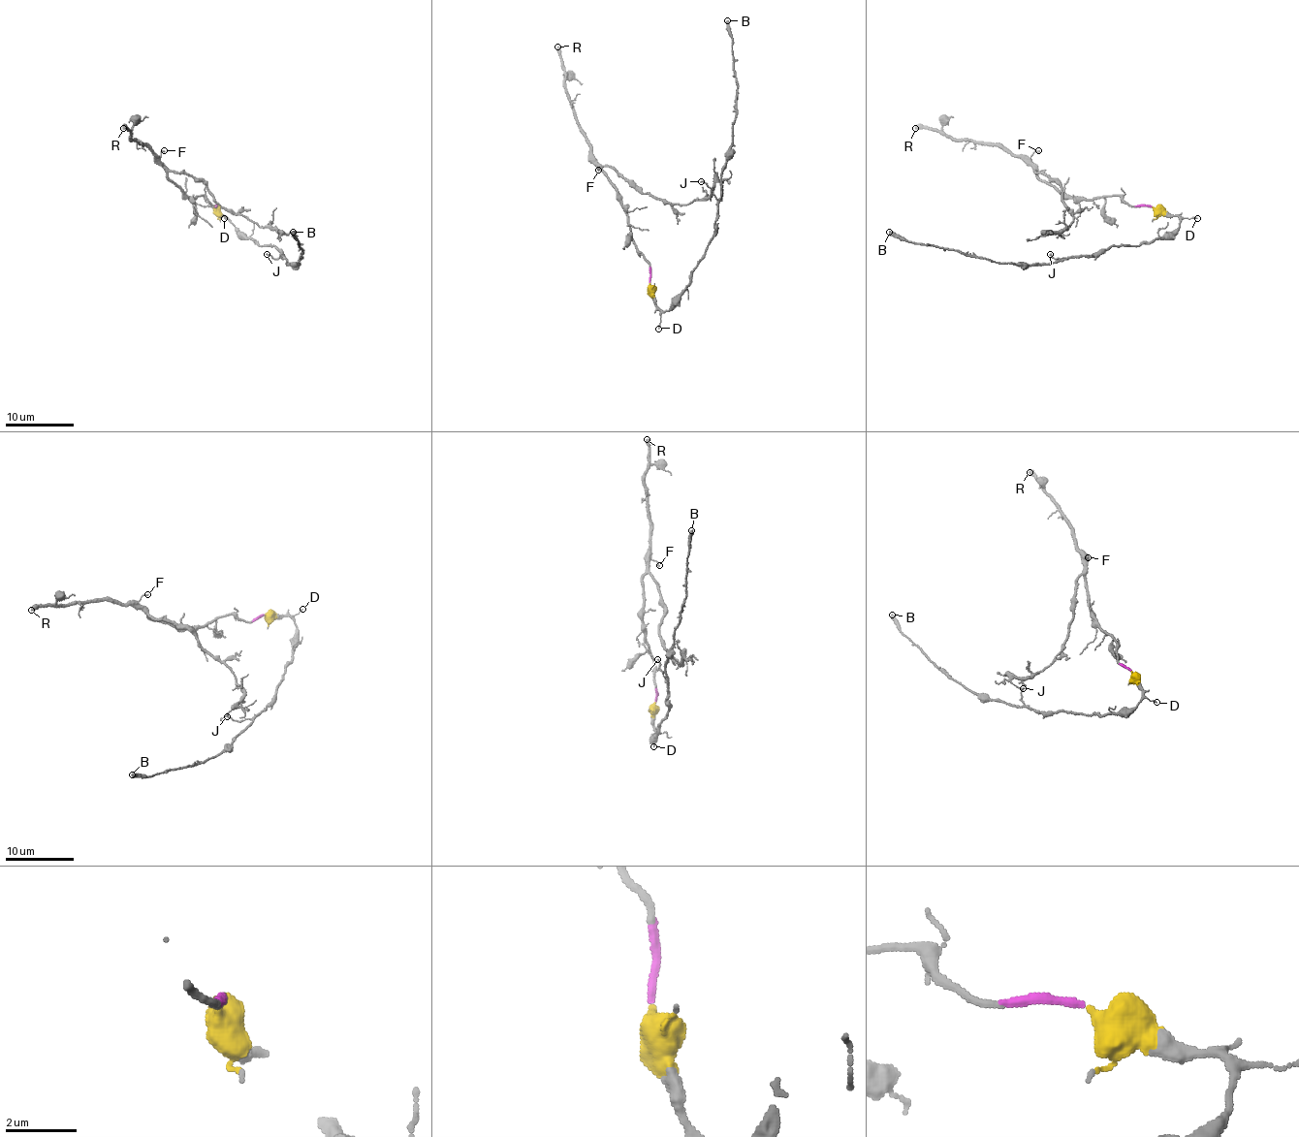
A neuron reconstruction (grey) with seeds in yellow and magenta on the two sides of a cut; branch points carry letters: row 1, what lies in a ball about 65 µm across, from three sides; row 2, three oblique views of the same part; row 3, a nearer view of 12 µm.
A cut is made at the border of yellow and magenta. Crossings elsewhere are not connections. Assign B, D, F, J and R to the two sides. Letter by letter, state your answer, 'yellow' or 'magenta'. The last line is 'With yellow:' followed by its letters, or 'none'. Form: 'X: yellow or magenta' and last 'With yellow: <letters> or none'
B: yellow
D: yellow
F: magenta
J: yellow
R: magenta
With yellow: B, D, J

